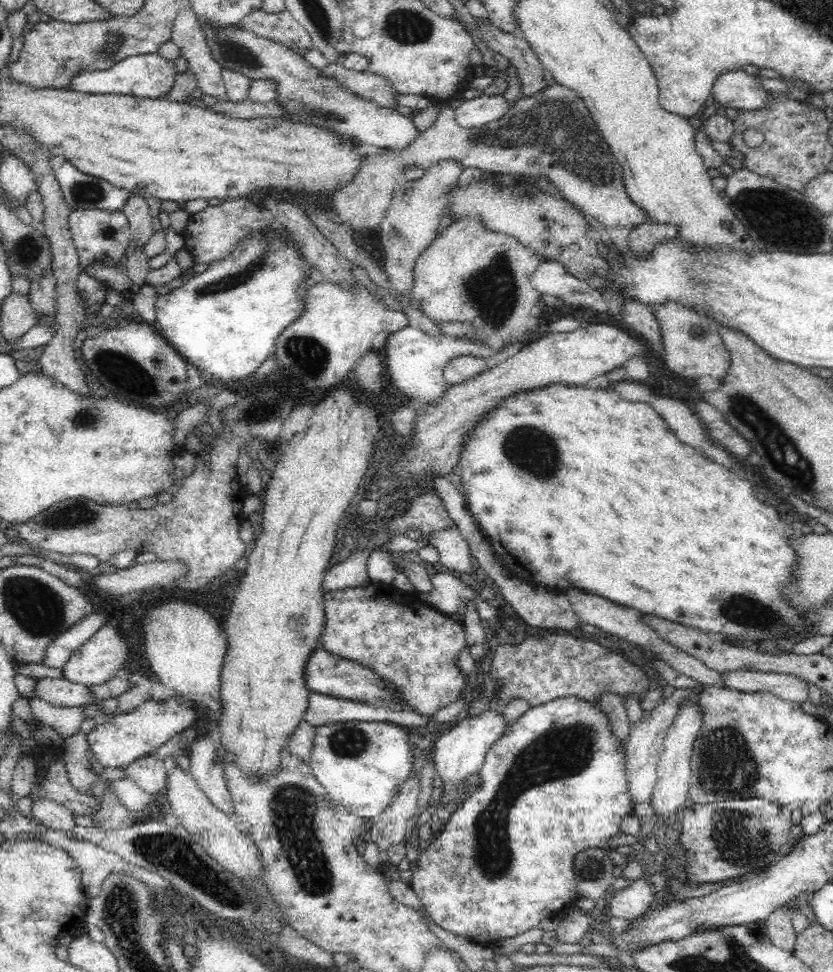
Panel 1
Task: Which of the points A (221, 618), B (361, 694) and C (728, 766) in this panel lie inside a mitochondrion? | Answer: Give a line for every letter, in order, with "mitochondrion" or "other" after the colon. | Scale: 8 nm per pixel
A: other
B: other
C: mitochondrion

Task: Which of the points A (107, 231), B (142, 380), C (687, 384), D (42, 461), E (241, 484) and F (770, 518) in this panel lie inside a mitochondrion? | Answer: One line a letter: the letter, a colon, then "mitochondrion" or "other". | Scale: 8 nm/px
A: mitochondrion
B: mitochondrion
C: other
D: other
E: other
F: other

